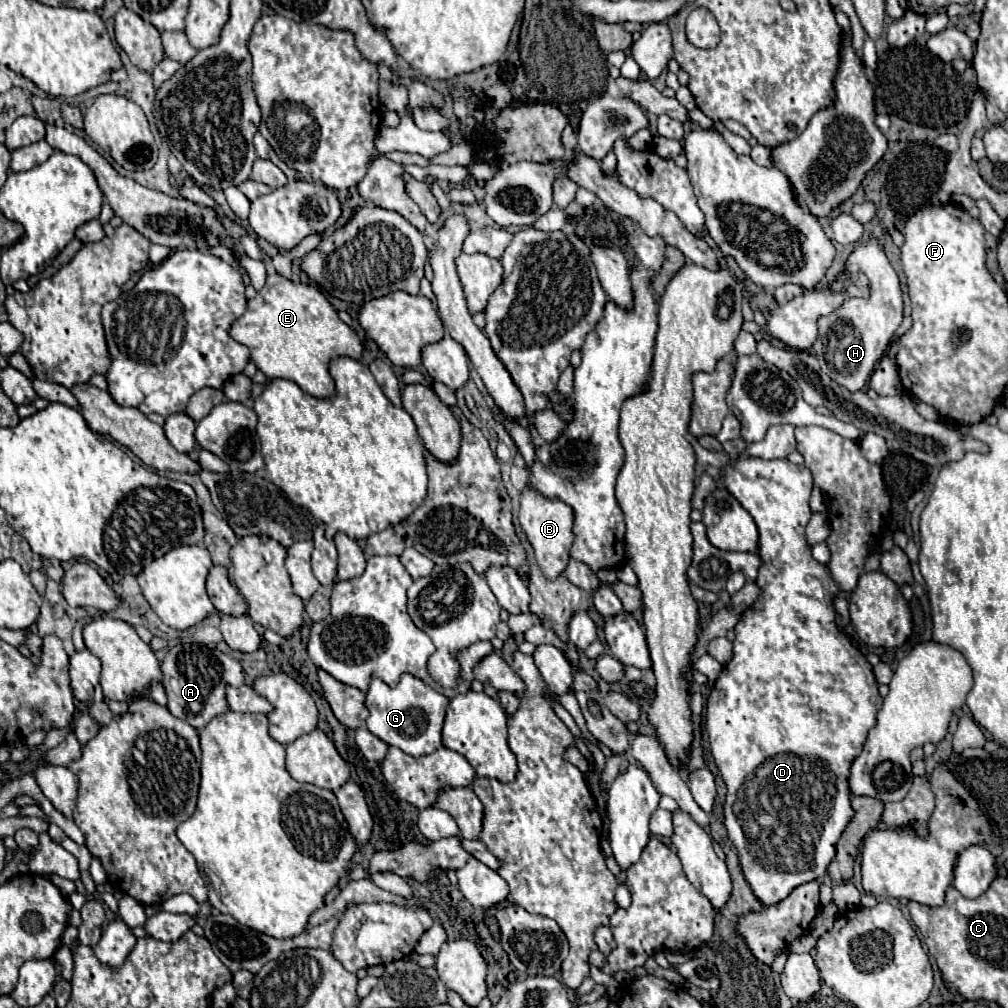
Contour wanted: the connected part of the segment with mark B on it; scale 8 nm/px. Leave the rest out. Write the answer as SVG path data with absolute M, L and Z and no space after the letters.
M526 485L526 489L522 491L522 497L520 497L518 521L520 521L520 527L522 527L524 535L526 535L526 539L530 541L530 545L534 549L536 563L542 569L544 577L548 581L556 579L566 569L566 565L570 561L568 551L570 551L572 543L574 543L574 535L572 535L574 515L572 515L572 509L562 501L544 499L540 493L536 493L532 487Z

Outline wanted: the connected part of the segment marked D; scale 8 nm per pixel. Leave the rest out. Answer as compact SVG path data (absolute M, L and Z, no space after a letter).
M738 457L736 461L730 461L730 465L726 465L722 469L720 475L720 485L736 497L736 501L752 515L758 533L760 533L760 541L758 541L758 555L762 559L762 567L758 571L758 579L756 583L762 589L762 595L758 597L758 601L752 605L752 609L748 609L740 623L736 625L736 639L734 639L734 655L732 659L724 665L720 677L716 679L716 683L712 685L712 693L708 697L706 703L706 727L708 727L708 739L710 739L710 751L712 757L716 761L716 767L726 783L726 803L724 803L724 825L728 831L728 839L734 843L736 851L738 851L738 859L740 859L740 867L742 873L746 877L746 883L752 887L752 893L756 895L756 899L764 905L776 905L782 899L786 899L798 885L820 879L826 873L828 863L832 861L834 853L836 853L836 843L844 831L844 827L848 825L848 821L852 819L854 811L850 807L850 791L848 791L848 775L850 775L850 763L854 757L858 757L858 753L862 751L862 745L866 741L868 731L876 725L876 711L880 711L880 703L882 697L878 693L878 683L874 679L872 673L872 665L866 661L866 657L850 643L850 639L838 631L836 623L834 623L834 607L832 601L834 597L840 593L836 583L830 577L830 571L822 565L822 587L814 587L816 577L818 577L818 563L812 559L810 555L810 547L806 545L804 539L804 527L808 525L812 513L810 513L810 495L812 495L812 473L808 471L806 465L794 465L788 459L774 459L774 461L764 461L764 459L754 459L754 457Z

